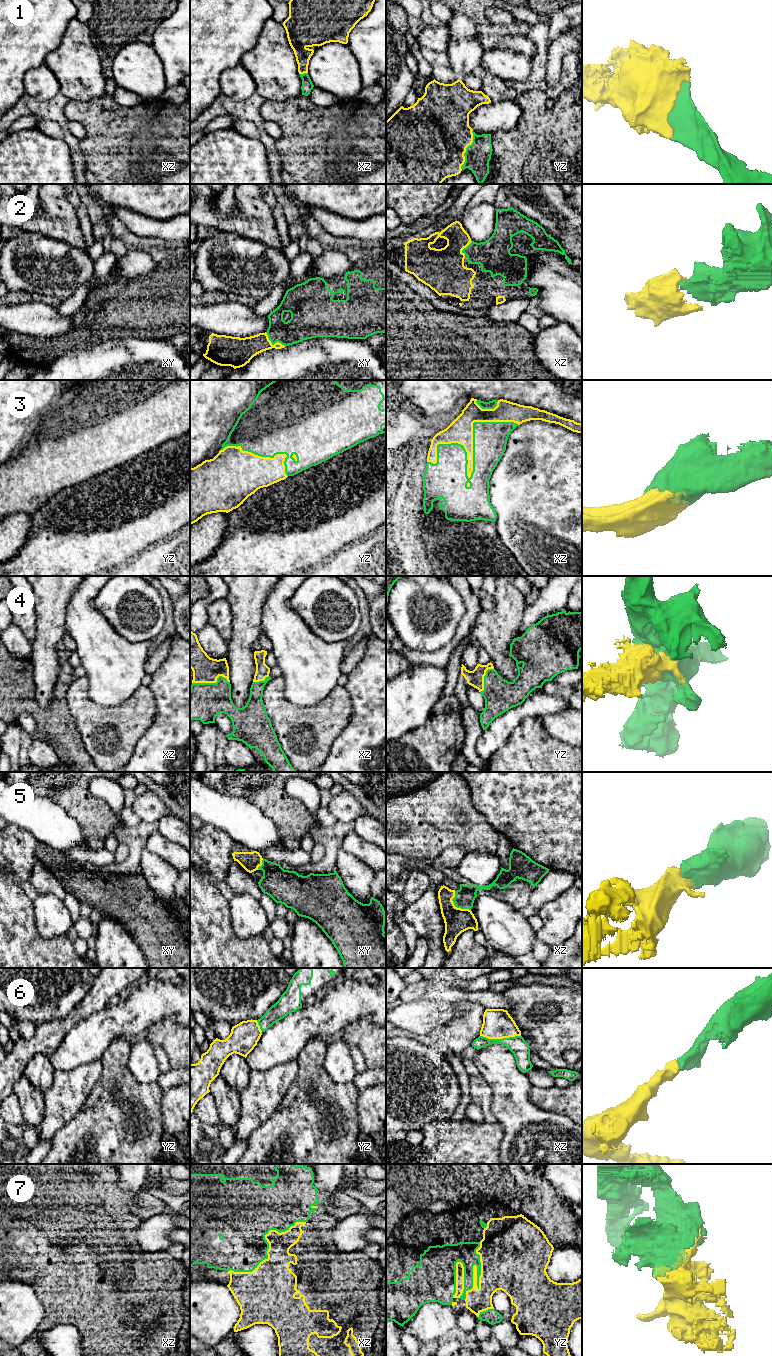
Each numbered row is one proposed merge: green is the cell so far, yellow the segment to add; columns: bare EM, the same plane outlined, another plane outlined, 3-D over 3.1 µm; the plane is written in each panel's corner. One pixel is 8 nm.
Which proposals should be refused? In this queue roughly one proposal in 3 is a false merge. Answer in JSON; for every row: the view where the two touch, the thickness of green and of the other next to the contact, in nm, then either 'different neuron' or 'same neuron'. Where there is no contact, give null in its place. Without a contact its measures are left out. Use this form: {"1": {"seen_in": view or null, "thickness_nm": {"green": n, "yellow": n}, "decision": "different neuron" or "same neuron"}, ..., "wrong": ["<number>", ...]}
{"1": {"seen_in": "yz", "thickness_nm": {"green": 200, "yellow": 480}, "decision": "same neuron"}, "2": {"seen_in": "xy", "thickness_nm": {"green": 200, "yellow": 190}, "decision": "same neuron"}, "3": {"seen_in": "xz", "thickness_nm": {"green": 300, "yellow": 110}, "decision": "same neuron"}, "4": {"seen_in": "xz", "thickness_nm": {"green": 300, "yellow": 200}, "decision": "same neuron"}, "5": {"seen_in": "xz", "thickness_nm": {"green": 160, "yellow": 200}, "decision": "same neuron"}, "6": {"seen_in": "xz", "thickness_nm": {"green": 150, "yellow": 240}, "decision": "same neuron"}, "7": {"seen_in": "xz", "thickness_nm": {"green": 380, "yellow": 300}, "decision": "same neuron"}, "wrong": []}

